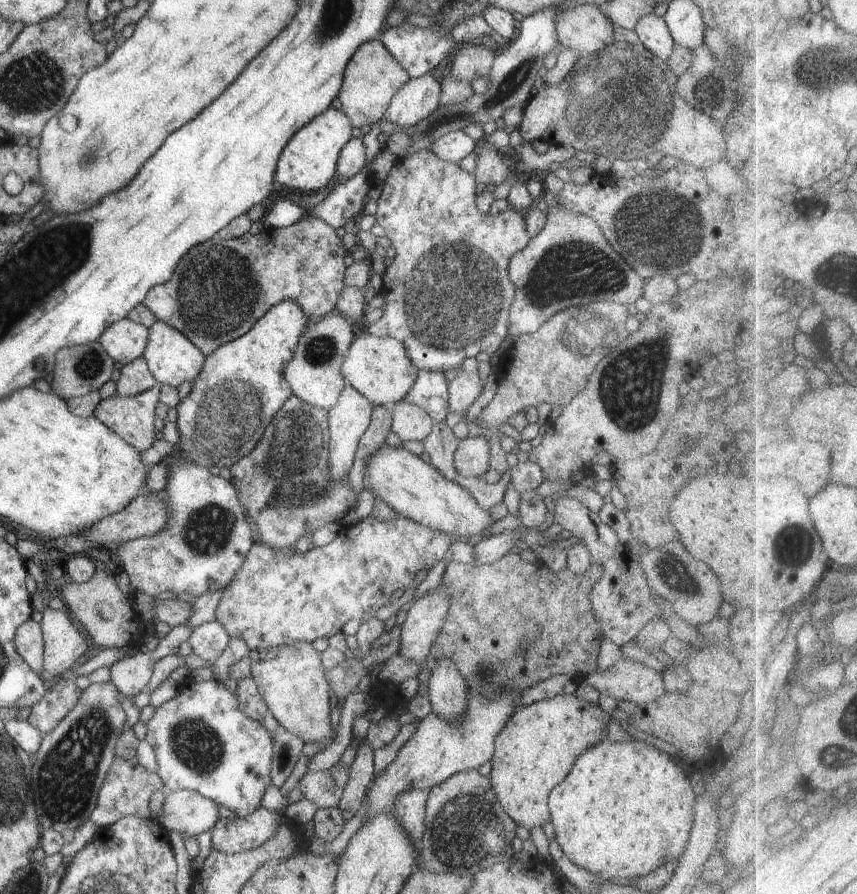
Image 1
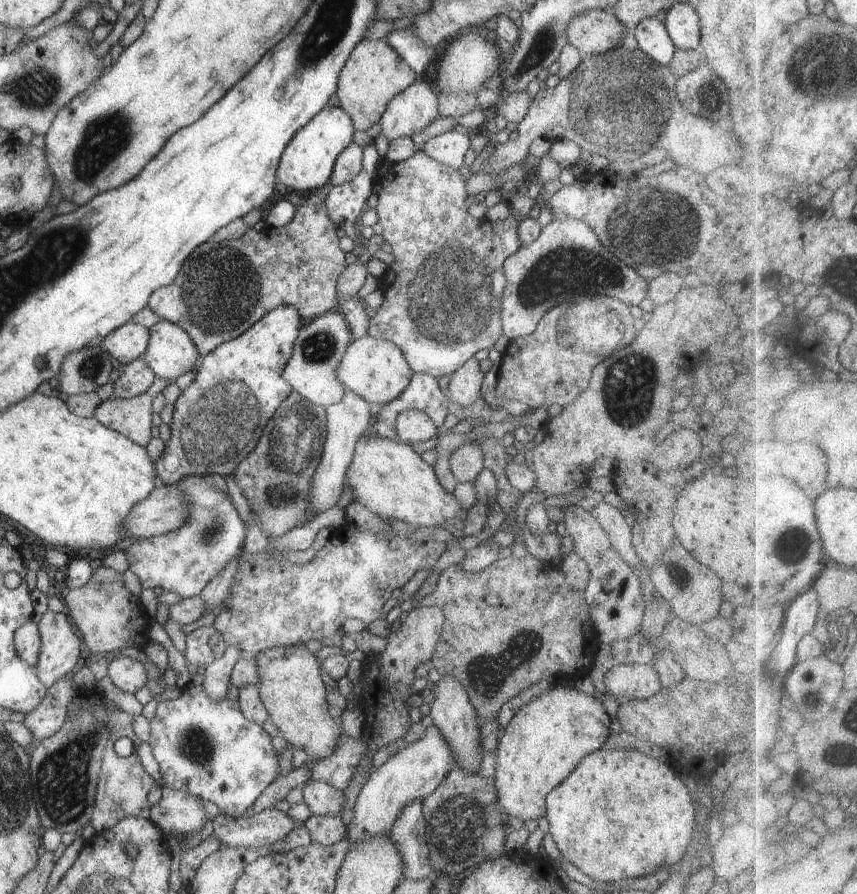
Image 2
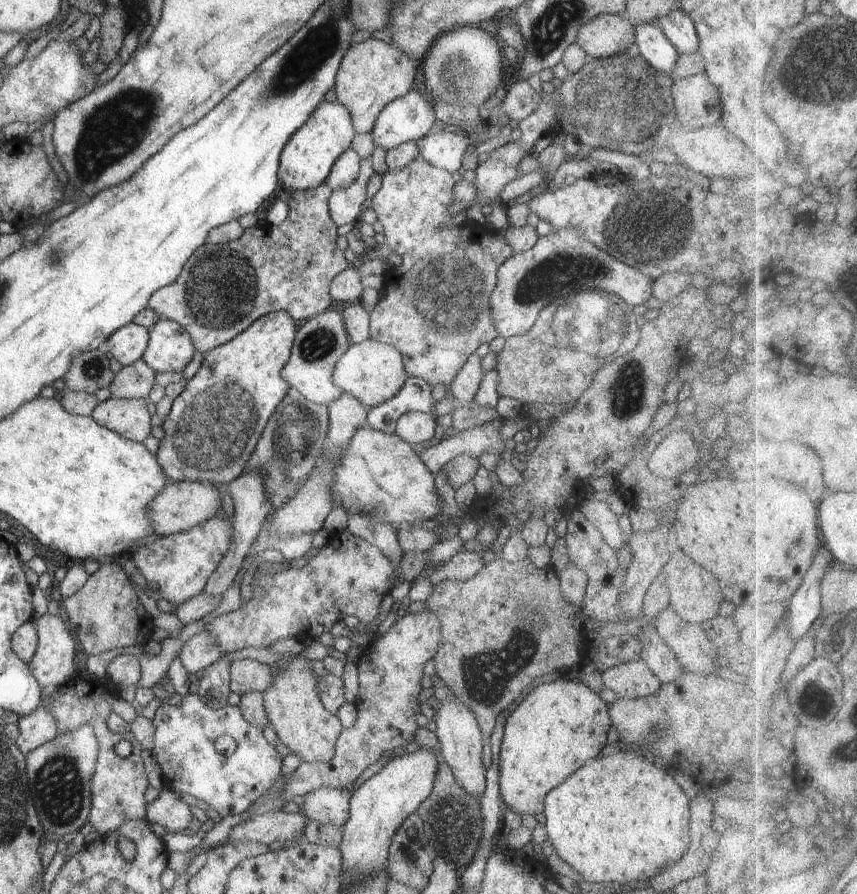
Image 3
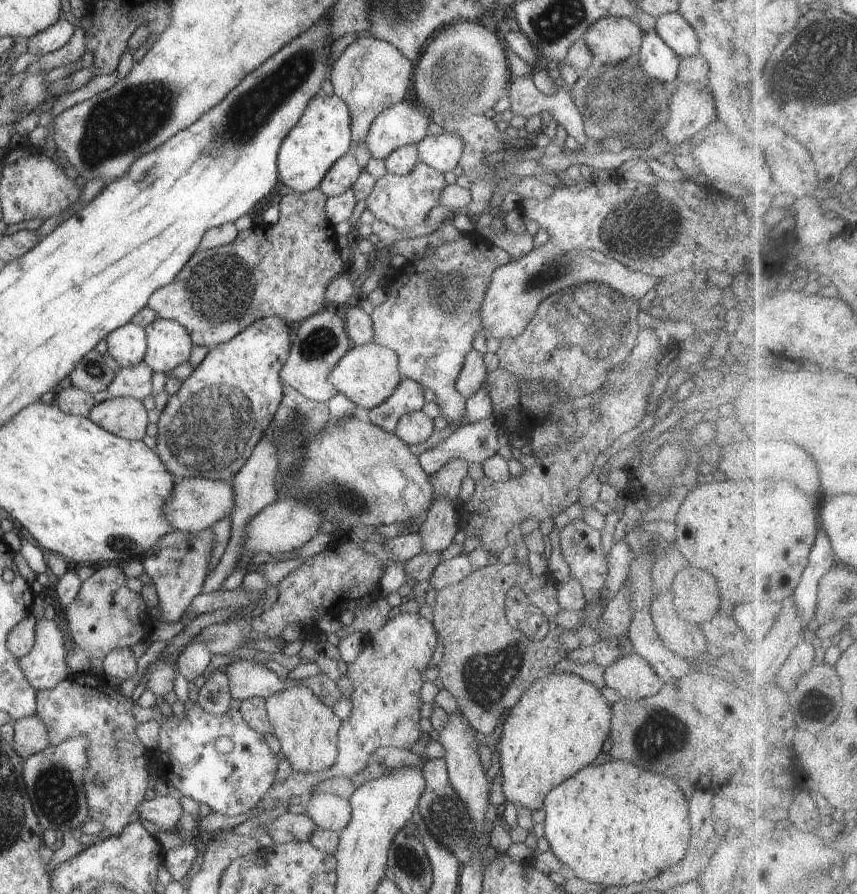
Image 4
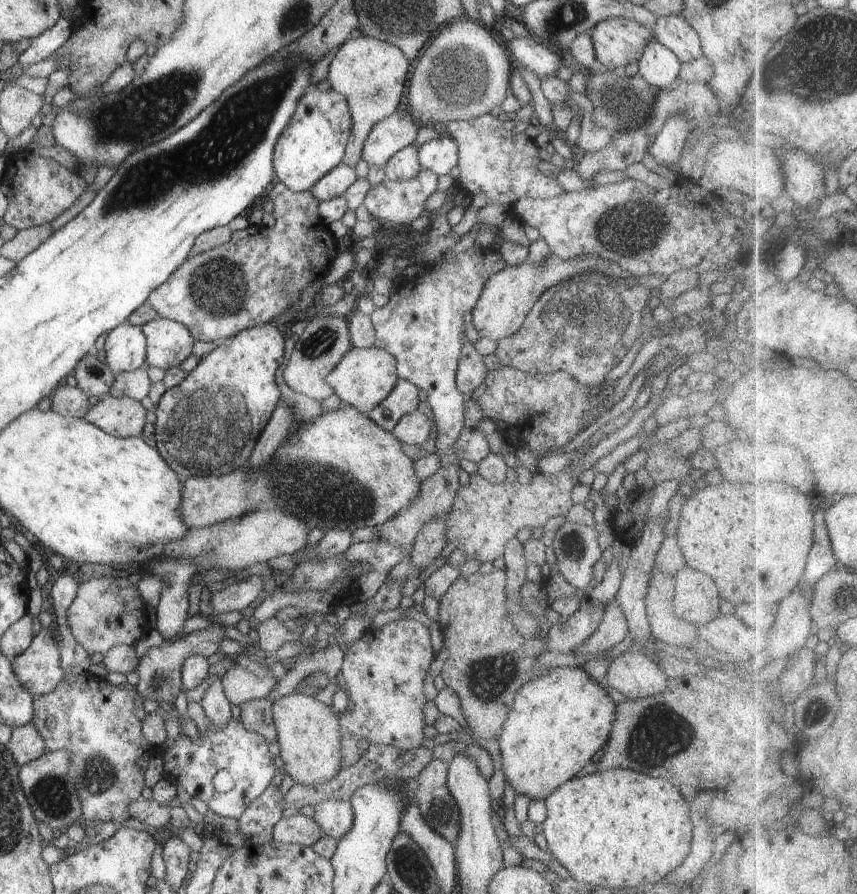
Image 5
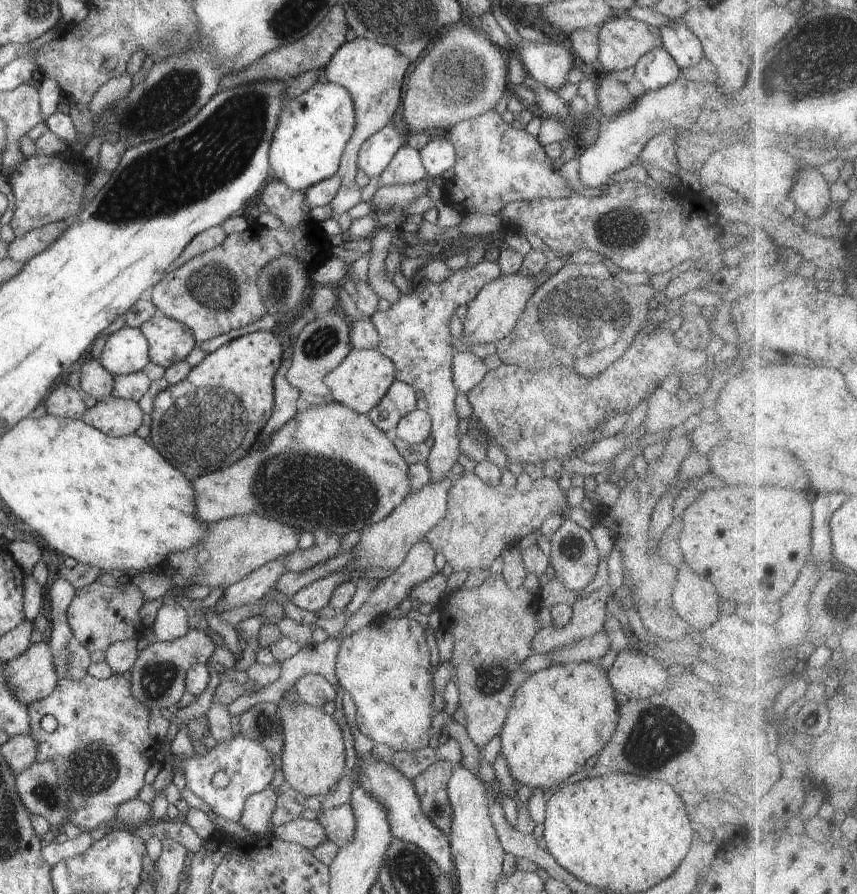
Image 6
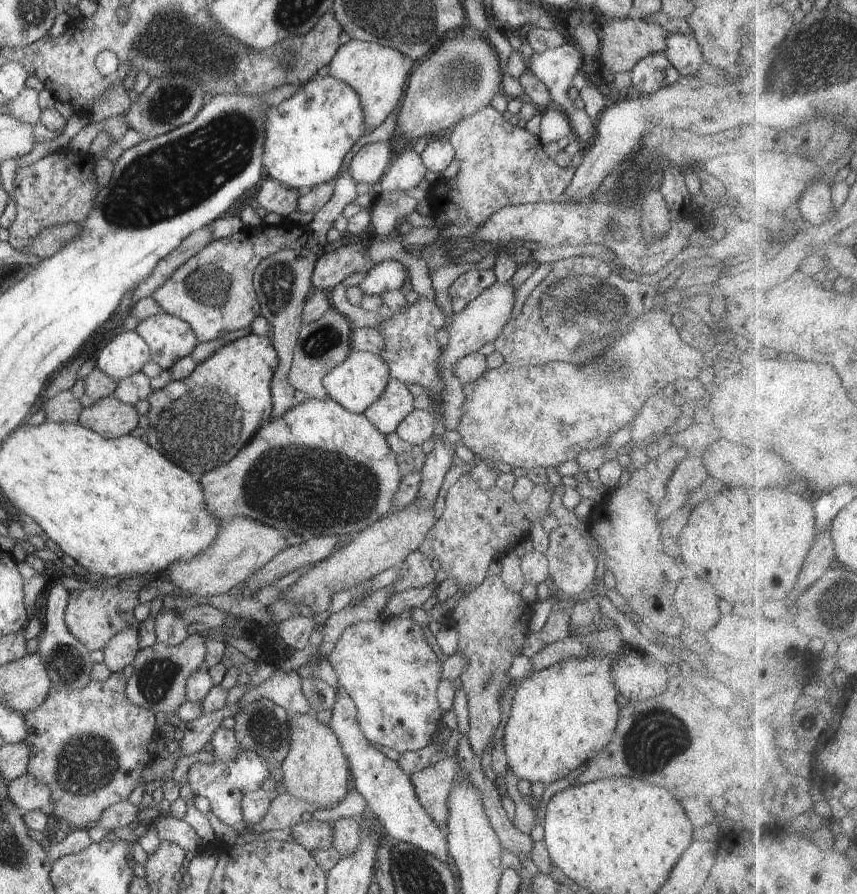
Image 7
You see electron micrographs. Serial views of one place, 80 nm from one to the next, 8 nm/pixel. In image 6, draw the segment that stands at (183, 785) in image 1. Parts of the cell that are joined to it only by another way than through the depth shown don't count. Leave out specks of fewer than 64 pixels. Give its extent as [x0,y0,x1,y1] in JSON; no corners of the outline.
[172,734,276,822]

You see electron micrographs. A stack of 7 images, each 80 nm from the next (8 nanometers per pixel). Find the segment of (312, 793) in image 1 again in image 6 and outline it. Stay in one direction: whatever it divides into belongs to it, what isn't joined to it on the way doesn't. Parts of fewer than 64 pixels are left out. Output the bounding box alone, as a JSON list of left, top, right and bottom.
[317,803,356,848]

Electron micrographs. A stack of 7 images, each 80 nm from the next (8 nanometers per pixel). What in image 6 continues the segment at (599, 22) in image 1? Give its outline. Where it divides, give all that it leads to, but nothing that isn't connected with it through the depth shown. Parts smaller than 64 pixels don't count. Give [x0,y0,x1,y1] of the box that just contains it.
[595,16,663,74]

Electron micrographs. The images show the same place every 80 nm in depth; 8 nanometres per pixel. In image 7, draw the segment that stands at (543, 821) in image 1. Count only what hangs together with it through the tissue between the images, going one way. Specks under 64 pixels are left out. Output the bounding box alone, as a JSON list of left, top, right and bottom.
[502,649,620,786]

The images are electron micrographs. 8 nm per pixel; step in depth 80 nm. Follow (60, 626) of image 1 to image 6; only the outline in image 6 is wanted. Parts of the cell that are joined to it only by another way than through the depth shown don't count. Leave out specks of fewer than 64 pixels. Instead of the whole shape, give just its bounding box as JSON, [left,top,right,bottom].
[4,640,58,706]

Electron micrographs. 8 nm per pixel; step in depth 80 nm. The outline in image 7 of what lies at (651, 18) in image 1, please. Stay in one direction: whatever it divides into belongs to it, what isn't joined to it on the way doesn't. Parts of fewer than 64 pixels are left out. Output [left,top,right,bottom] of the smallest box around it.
[630,53,681,95]

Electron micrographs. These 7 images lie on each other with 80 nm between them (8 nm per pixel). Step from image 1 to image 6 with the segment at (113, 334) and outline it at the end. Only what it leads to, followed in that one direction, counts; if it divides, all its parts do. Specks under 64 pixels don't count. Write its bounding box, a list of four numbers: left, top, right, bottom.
[99,327,151,376]

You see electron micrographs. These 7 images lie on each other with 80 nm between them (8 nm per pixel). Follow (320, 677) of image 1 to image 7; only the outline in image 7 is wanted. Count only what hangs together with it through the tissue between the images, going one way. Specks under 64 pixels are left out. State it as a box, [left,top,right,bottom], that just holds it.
[280,713,348,809]

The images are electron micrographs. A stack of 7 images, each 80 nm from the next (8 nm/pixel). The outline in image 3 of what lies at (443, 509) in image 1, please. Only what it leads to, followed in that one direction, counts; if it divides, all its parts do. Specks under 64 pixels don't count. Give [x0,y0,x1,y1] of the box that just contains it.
[332,427,440,526]

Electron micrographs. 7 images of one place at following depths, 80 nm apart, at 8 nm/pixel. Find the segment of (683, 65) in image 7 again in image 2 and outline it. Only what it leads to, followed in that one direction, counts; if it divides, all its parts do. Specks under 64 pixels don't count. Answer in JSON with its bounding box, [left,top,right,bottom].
[664,2,701,49]

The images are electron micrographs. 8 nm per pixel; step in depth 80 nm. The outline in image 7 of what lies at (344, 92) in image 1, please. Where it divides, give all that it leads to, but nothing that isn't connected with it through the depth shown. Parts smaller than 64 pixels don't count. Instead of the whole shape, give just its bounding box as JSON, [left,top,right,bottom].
[253,39,417,420]

